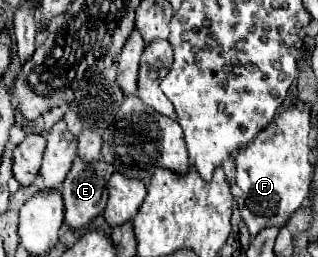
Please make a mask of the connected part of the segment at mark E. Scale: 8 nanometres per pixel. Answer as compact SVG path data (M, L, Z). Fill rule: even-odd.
M82 158L74 160L70 172L66 174L66 180L62 182L62 198L64 198L64 206L66 206L64 218L70 228L80 230L80 228L88 226L88 222L92 222L98 214L104 212L106 202L108 202L106 184L108 184L112 172L114 172L114 166L104 162L102 158L94 160L94 162L84 162Z

